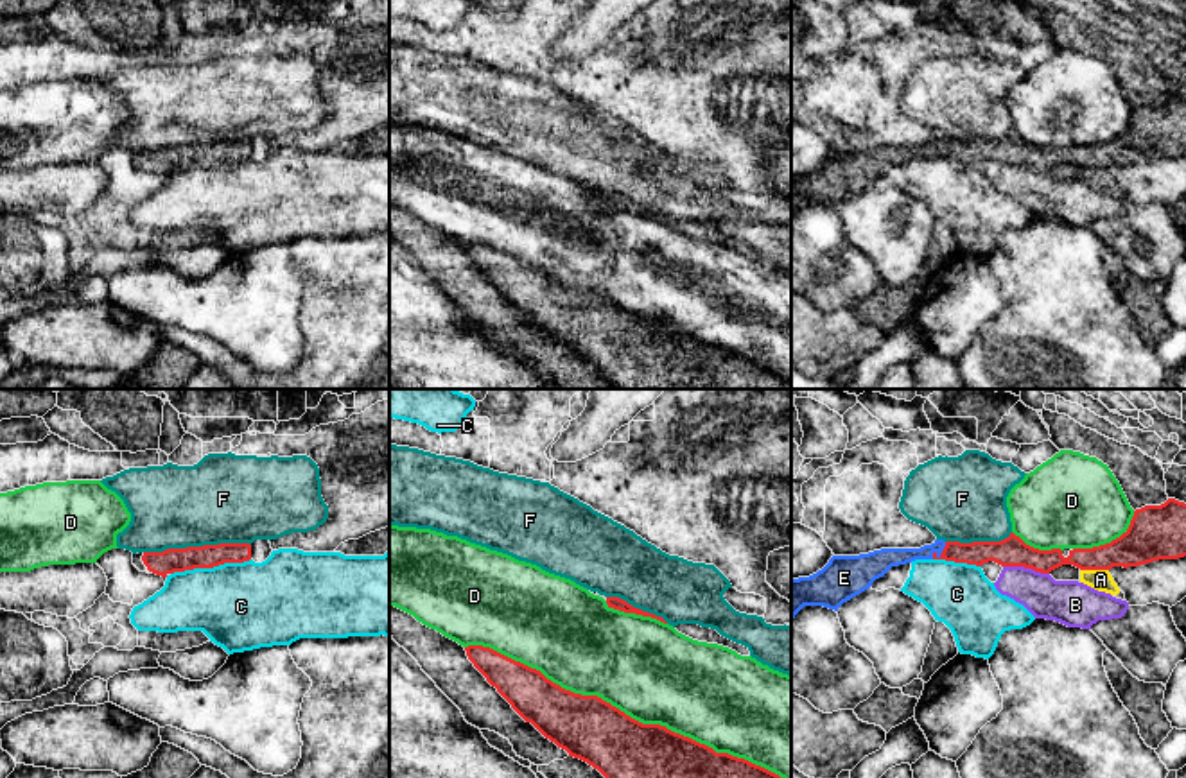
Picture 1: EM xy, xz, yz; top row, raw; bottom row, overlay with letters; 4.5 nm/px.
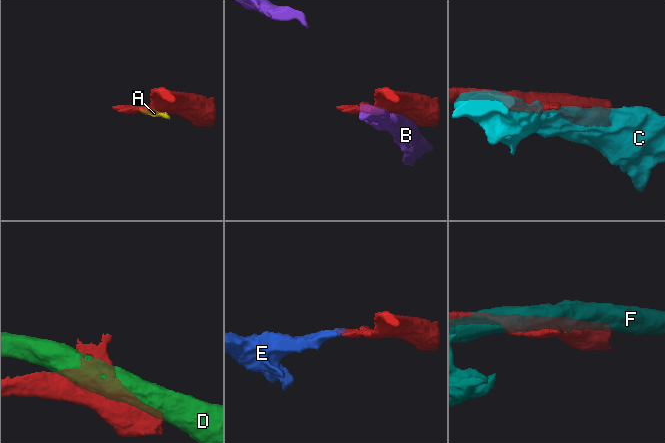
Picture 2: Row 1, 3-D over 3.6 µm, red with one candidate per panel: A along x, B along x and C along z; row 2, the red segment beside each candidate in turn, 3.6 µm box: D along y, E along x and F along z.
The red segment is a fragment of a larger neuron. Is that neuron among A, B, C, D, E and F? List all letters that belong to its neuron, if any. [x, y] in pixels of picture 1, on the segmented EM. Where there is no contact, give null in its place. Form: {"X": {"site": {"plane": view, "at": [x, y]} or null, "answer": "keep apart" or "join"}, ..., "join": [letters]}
{"A": {"site": {"plane": "yz", "at": [1095, 569]}, "answer": "keep apart"}, "B": {"site": {"plane": "yz", "at": [1027, 567]}, "answer": "keep apart"}, "C": {"site": {"plane": "xy", "at": [210, 567]}, "answer": "keep apart"}, "D": {"site": {"plane": "xz", "at": [623, 712]}, "answer": "keep apart"}, "E": {"site": {"plane": "yz", "at": [942, 553]}, "answer": "join"}, "F": {"site": {"plane": "xy", "at": [196, 547]}, "answer": "keep apart"}, "join": ["E"]}

